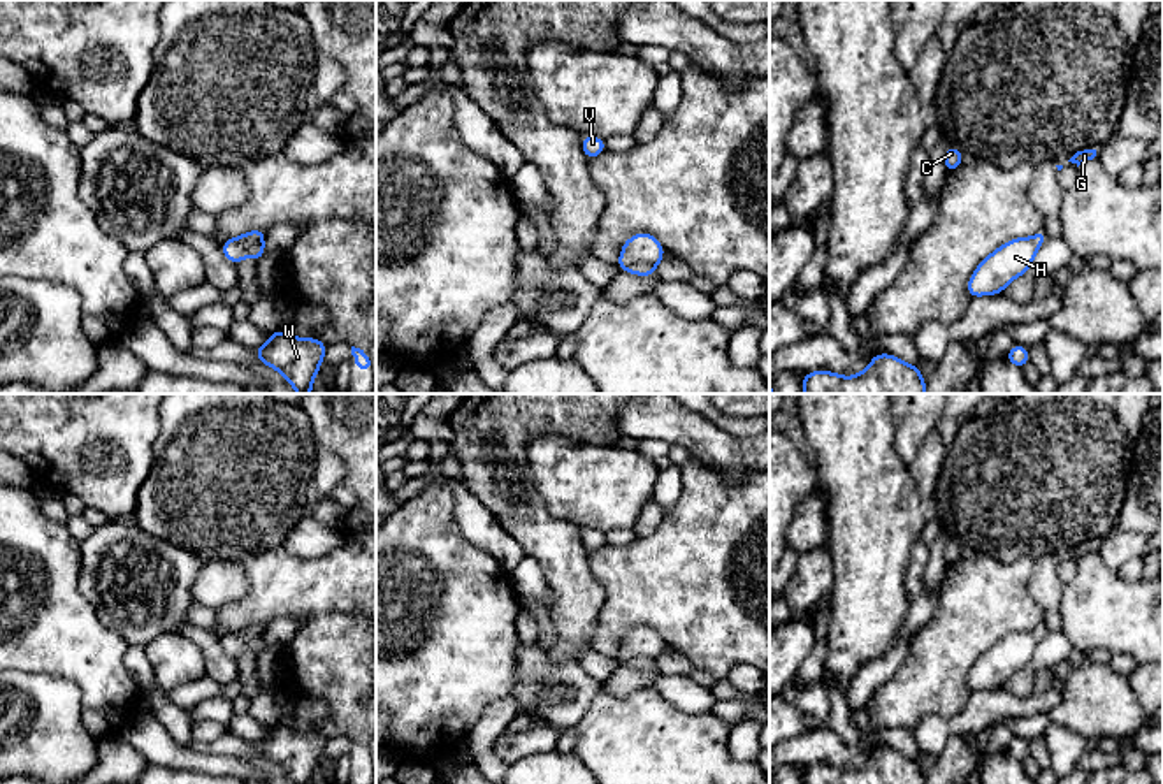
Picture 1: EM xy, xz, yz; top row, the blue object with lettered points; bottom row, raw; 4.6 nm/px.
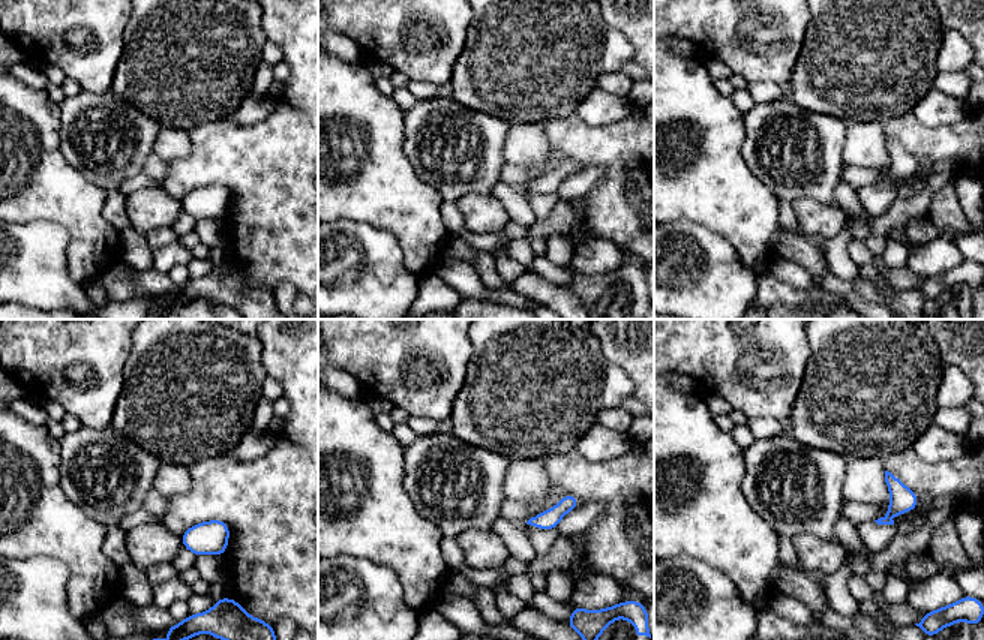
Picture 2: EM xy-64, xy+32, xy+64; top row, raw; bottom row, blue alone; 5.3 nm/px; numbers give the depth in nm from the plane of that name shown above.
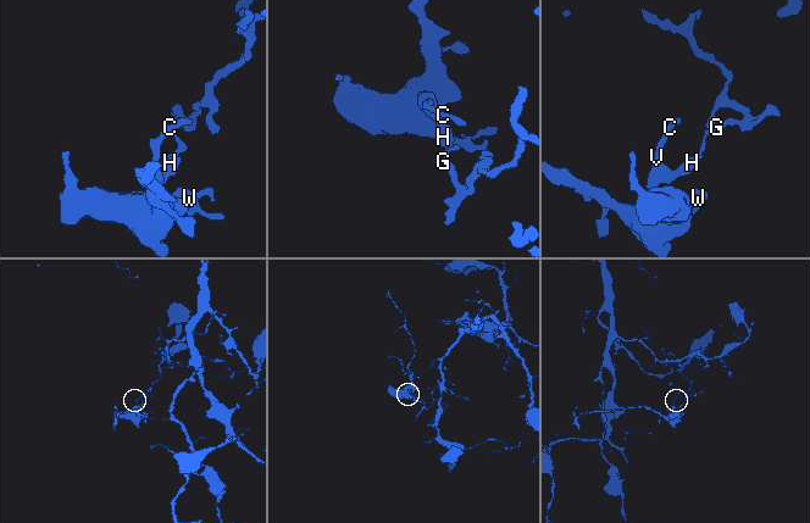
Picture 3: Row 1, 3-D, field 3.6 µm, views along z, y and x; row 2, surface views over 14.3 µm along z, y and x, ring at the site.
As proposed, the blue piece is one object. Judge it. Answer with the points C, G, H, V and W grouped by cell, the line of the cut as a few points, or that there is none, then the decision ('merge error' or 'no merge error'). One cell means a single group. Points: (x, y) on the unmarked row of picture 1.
C H V W / G | xy (232, 633), (246, 637), (262, 635) | merge error

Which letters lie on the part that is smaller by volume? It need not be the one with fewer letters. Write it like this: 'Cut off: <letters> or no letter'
Cut off: C, H, V, W

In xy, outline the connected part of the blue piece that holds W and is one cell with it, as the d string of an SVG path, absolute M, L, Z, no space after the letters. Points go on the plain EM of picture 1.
M279 722L253 747L265 759L278 763L295 784L311 784L327 740L318 731L302 733Z

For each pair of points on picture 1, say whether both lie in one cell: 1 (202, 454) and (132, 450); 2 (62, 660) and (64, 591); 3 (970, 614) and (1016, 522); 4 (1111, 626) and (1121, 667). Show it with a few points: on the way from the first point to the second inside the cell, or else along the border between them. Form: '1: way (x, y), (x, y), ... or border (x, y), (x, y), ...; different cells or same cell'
1: border (160, 412), (151, 470), (137, 491); different cells
2: way (62, 642), (62, 609); same cell
3: border (965, 552), (991, 552), (1004, 561), (1035, 559); different cells
4: border (1112, 653), (1123, 653), (1139, 663); different cells

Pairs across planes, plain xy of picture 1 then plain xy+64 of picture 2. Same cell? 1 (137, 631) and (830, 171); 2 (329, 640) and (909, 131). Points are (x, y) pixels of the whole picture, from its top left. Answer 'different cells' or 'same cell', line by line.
1: same cell
2: same cell

